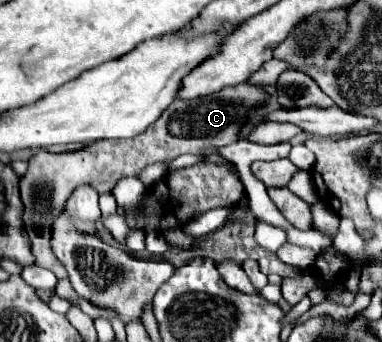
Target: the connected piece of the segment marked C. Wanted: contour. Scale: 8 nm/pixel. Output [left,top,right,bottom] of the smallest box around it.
[19,83,269,277]

